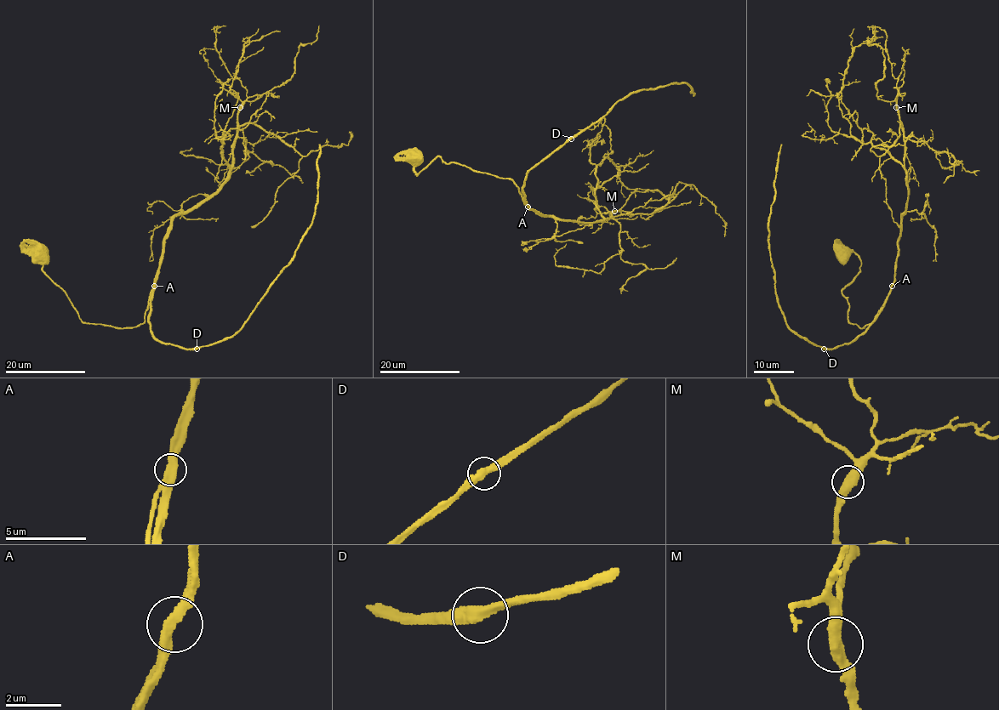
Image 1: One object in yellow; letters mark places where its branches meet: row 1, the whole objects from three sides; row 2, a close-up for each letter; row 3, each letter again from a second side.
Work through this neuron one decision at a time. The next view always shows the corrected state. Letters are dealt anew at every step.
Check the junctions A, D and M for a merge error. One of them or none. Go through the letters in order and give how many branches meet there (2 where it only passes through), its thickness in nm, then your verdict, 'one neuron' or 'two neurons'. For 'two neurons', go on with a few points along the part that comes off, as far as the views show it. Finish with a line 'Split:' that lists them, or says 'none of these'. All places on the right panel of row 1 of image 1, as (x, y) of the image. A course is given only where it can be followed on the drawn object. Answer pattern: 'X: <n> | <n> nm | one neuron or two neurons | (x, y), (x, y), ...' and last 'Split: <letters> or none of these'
A: 2 | 460 nm | one neuron
D: 2 | 440 nm | one neuron
M: 2 | 440 nm | one neuron
Split: none of these

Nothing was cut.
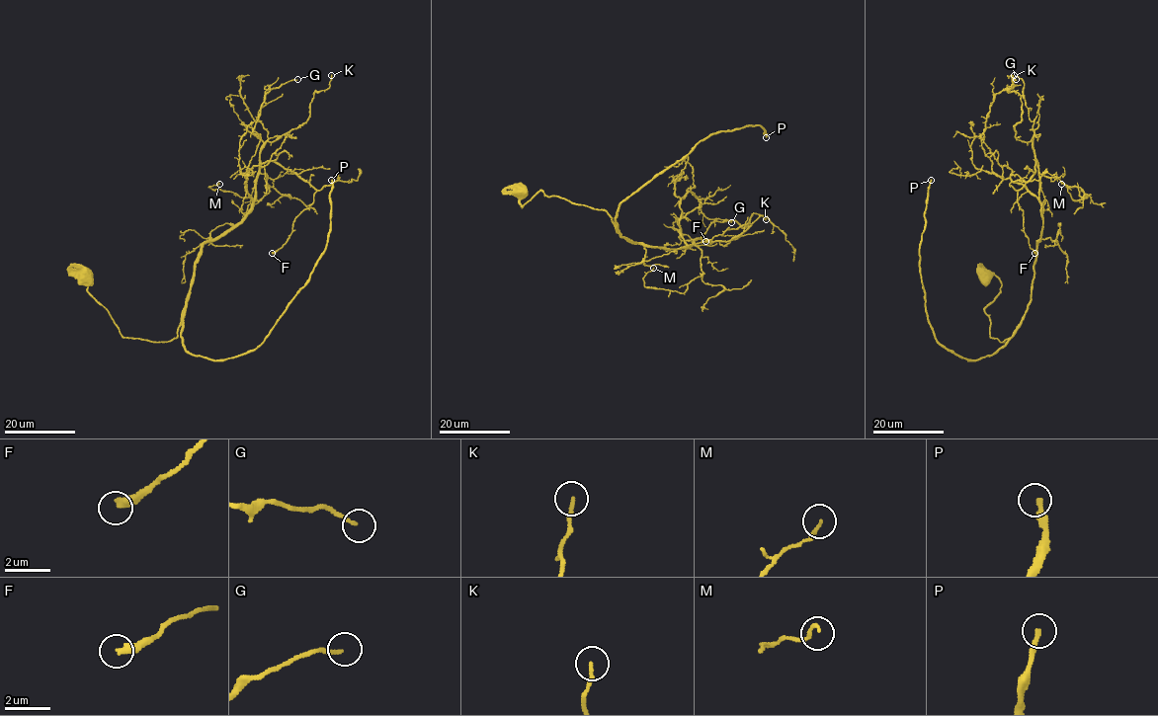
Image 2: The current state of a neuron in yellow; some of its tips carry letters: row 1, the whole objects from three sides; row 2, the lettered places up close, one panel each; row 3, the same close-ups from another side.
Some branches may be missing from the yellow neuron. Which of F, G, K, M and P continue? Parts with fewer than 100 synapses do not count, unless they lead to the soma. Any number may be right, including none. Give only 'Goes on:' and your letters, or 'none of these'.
Goes on: P

